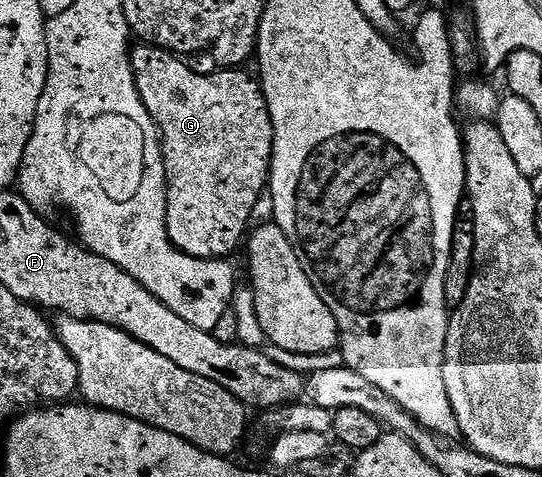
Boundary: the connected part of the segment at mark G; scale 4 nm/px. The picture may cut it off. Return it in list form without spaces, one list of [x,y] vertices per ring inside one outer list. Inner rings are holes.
[[[147,43],[137,44],[131,54],[140,98],[154,119],[164,150],[170,239],[178,251],[191,257],[207,261],[231,258],[239,245],[241,248],[253,224],[252,212],[270,185],[272,120],[264,90],[253,74],[243,73],[240,67],[224,67],[216,71],[220,73],[195,73],[184,62],[187,60]]]

